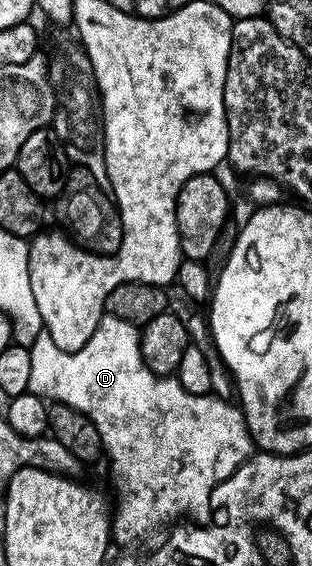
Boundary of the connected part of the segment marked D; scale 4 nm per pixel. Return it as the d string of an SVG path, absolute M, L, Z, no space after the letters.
M106 313L101 317L98 329L94 329L90 341L86 341L86 345L82 345L82 349L78 349L77 351L63 351L62 349L58 349L58 345L54 345L54 341L46 333L40 335L38 341L34 341L34 345L28 348L30 353L28 391L45 401L65 403L66 405L70 405L70 409L78 409L78 413L88 415L90 421L98 429L100 446L106 459L108 455L109 461L112 462L112 479L116 482L116 503L114 499L114 514L112 516L112 539L120 543L136 543L139 539L146 538L151 531L158 530L163 523L169 522L168 524L171 524L173 521L183 520L180 519L183 515L192 515L195 511L202 510L203 507L205 510L209 506L214 488L222 481L226 481L226 477L233 475L254 454L252 434L248 431L248 423L244 419L243 410L235 402L220 399L219 396L213 393L206 395L190 393L180 384L179 378L169 377L167 375L155 375L148 368L146 361L142 357L140 332L141 328L137 324L130 321L122 321L122 317L114 317Z

